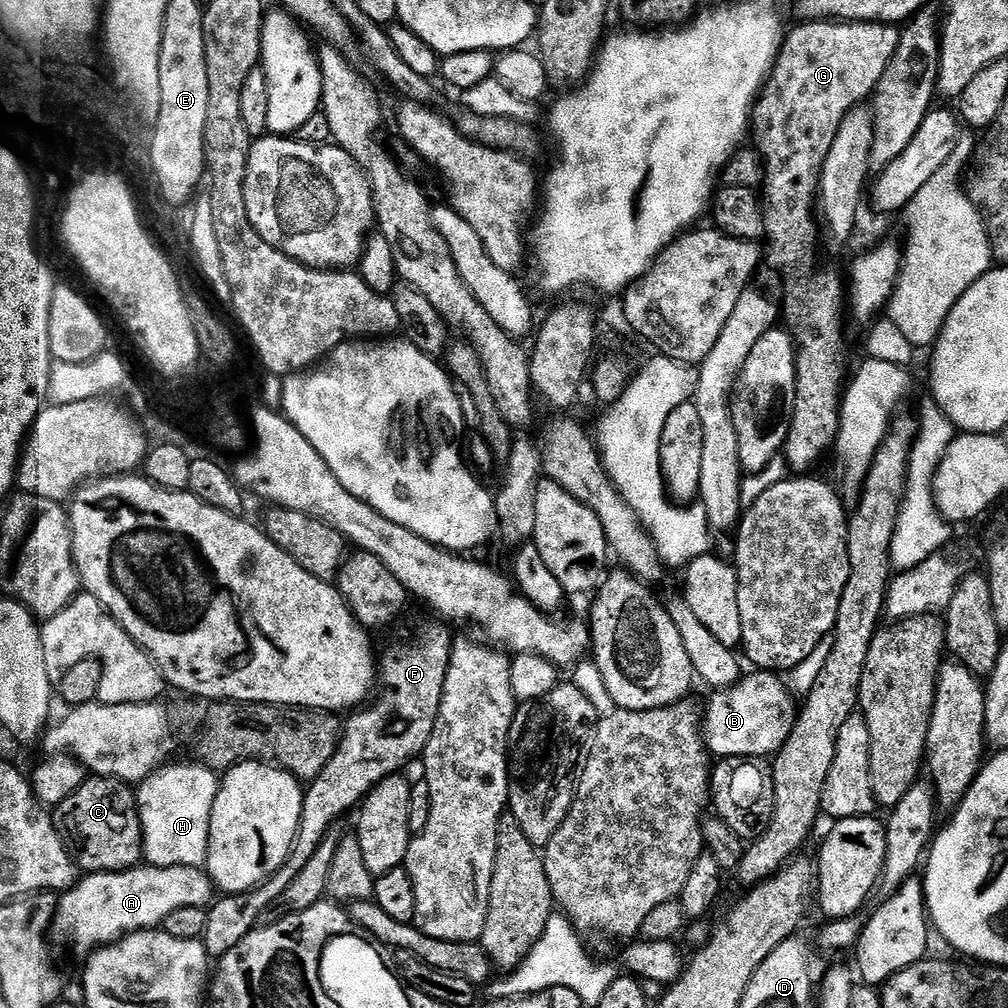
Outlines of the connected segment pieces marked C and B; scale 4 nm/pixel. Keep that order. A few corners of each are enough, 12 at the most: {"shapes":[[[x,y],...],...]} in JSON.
{"shapes":[[[93,775],[54,819],[85,873],[141,863],[135,791]],[[775,671],[711,693],[702,712],[713,757],[771,757],[798,704]]]}

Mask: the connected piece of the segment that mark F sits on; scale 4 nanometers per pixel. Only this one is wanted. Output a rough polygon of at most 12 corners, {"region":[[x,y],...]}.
{"region":[[454,636],[383,659],[377,704],[343,721],[284,865],[207,911],[219,960],[296,881],[336,819],[423,757]]}

